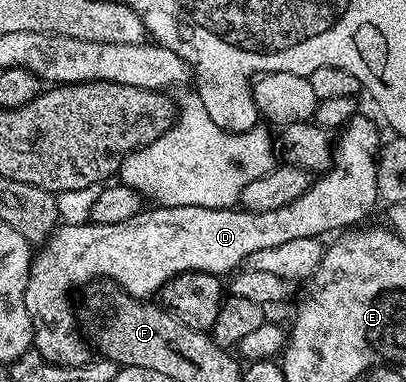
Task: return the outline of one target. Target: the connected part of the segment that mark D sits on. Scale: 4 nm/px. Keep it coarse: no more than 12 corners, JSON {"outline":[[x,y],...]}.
{"outline":[[365,114],[280,210],[150,206],[59,223],[33,253],[33,351],[91,363],[73,288],[150,298],[256,250],[358,226],[380,200]]}

